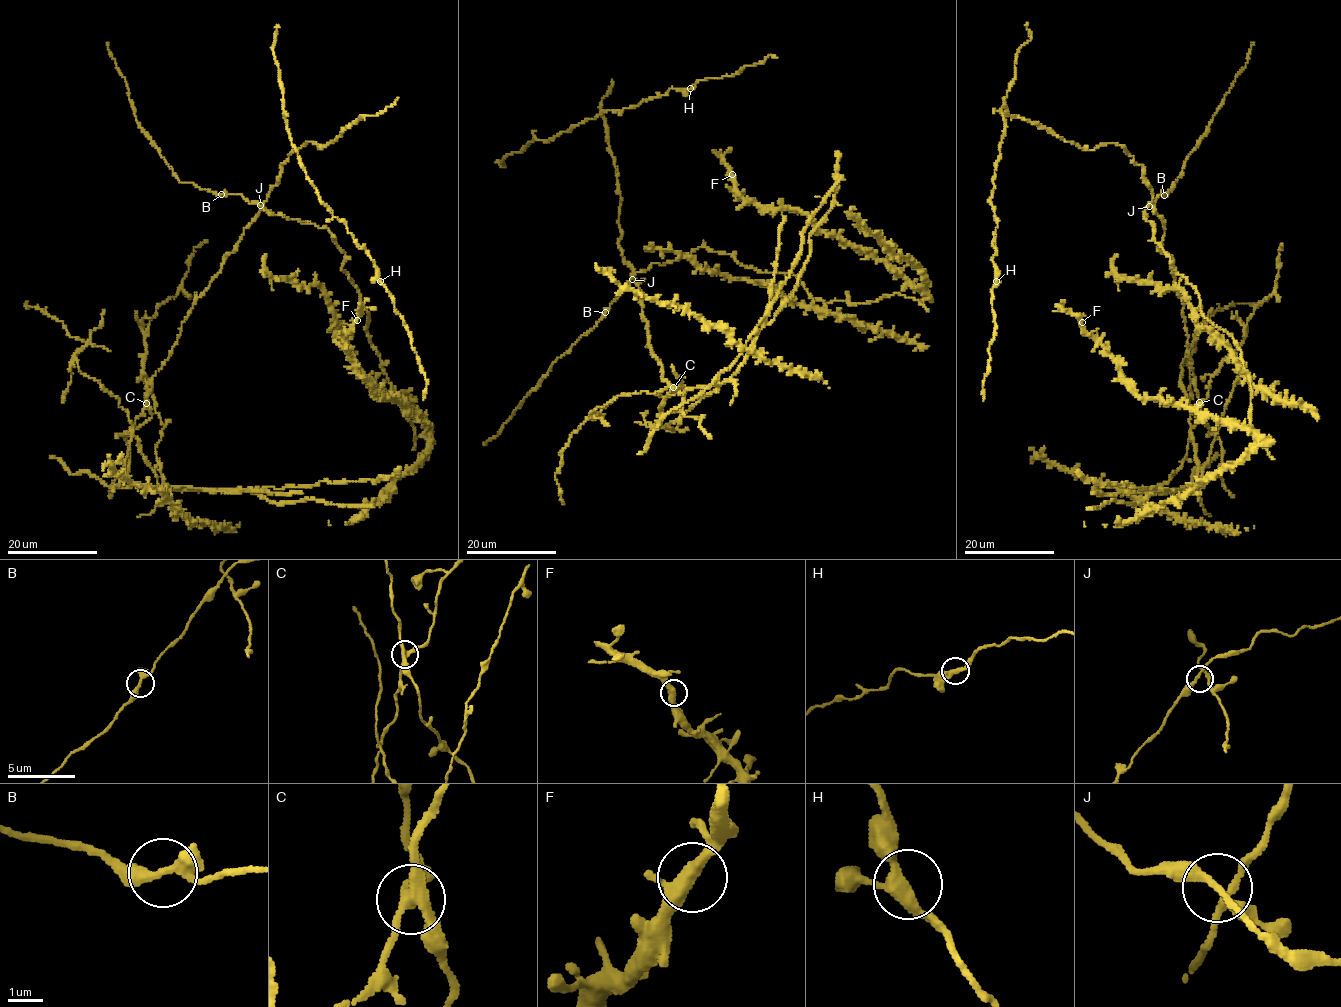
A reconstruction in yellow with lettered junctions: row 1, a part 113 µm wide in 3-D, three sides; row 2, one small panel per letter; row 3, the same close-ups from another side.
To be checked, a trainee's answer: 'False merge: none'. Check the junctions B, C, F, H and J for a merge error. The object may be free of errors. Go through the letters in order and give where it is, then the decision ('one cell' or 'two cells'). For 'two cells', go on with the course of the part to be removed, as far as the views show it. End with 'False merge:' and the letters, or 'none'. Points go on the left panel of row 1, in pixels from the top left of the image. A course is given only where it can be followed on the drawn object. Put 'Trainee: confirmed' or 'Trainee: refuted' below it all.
B: place (221, 194); one cell
C: place (146, 403); two cells; course (146, 403), (131, 431), (161, 488), (231, 492), (111, 487), (88, 473), (73, 475), (49, 455)
F: place (357, 320); one cell
H: place (380, 281); one cell
J: place (260, 205); one cell
False merge: C
Trainee: refuted

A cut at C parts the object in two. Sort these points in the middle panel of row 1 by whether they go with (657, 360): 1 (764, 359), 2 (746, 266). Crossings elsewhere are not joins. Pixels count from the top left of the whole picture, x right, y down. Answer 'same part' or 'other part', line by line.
1: same part
2: same part

